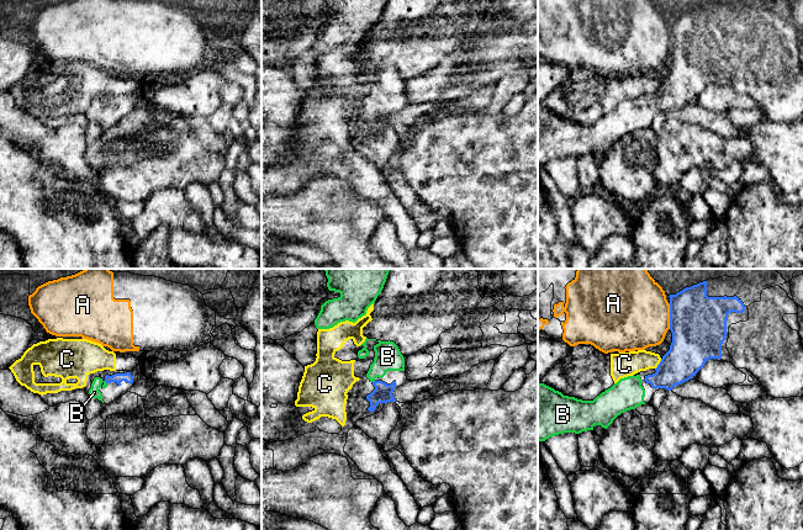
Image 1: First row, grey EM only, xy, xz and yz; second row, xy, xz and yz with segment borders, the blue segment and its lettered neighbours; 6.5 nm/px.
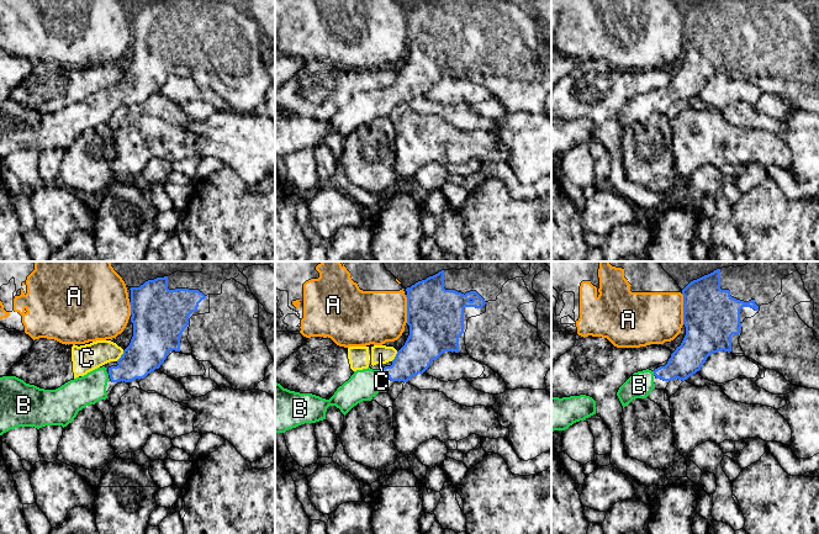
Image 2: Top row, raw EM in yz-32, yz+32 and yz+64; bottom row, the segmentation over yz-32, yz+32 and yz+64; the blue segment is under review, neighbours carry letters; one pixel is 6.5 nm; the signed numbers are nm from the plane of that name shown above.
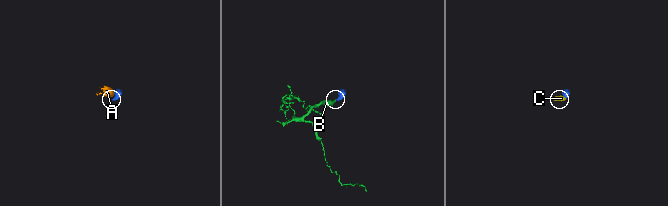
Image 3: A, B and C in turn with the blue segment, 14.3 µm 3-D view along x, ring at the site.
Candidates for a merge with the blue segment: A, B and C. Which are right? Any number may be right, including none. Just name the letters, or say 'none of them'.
B

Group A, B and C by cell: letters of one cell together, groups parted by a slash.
A / B / C

